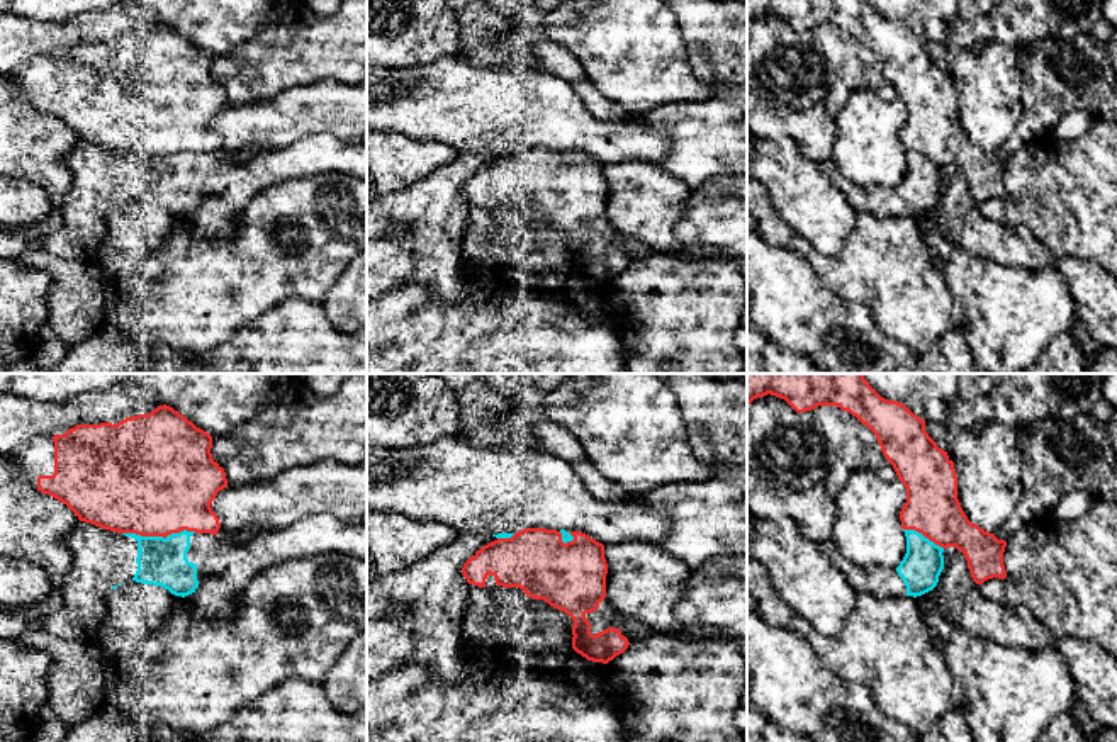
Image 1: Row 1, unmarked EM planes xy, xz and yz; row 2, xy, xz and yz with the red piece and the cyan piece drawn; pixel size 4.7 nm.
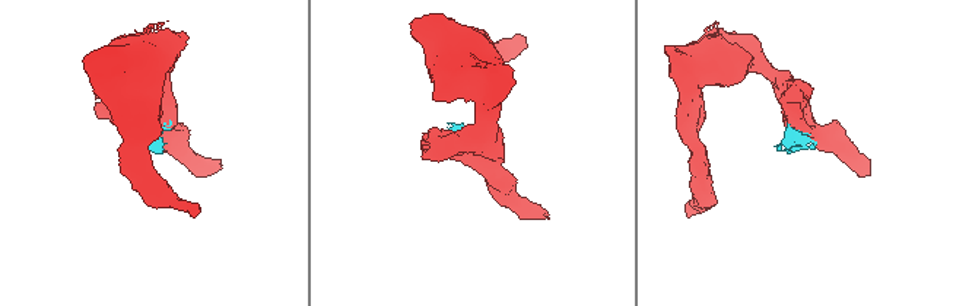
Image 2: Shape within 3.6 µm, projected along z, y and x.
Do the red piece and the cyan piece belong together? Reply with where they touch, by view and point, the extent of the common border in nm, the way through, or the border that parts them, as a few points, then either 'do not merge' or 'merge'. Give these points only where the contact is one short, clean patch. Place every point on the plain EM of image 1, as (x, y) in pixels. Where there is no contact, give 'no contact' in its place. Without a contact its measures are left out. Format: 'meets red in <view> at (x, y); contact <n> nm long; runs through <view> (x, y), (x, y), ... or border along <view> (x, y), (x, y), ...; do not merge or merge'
meets red in xy at (158, 155); contact 360 nm long; do not merge

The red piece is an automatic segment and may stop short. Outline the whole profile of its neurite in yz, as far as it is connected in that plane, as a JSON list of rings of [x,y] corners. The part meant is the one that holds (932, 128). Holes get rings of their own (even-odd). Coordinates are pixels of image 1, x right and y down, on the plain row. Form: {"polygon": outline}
{"polygon": [[[747,0],[747,25],[767,14],[784,19],[796,32],[811,31],[818,25],[837,25],[856,36],[876,54],[883,75],[907,107],[907,122],[900,132],[901,148],[915,149],[942,168],[956,166],[961,170],[976,204],[993,197],[1007,197],[1003,185],[1007,161],[968,139],[957,119],[954,82],[929,56],[925,41],[905,24],[881,17],[867,0]]]}

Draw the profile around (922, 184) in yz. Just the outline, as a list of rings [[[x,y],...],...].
[[[903,149],[907,156],[907,173],[898,187],[861,188],[842,177],[832,160],[818,163],[820,168],[852,202],[856,212],[871,212],[879,219],[895,216],[913,216],[932,211],[944,188],[944,168],[915,149]]]

